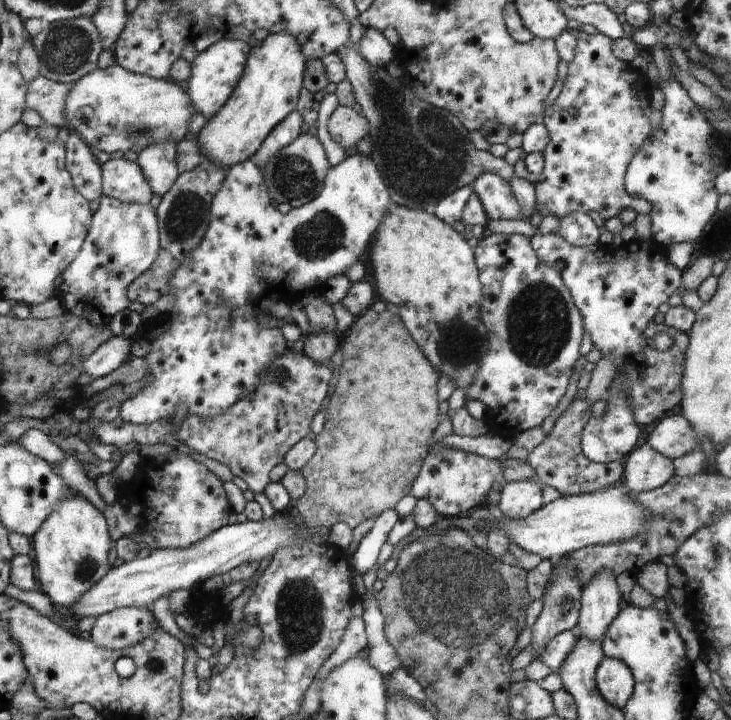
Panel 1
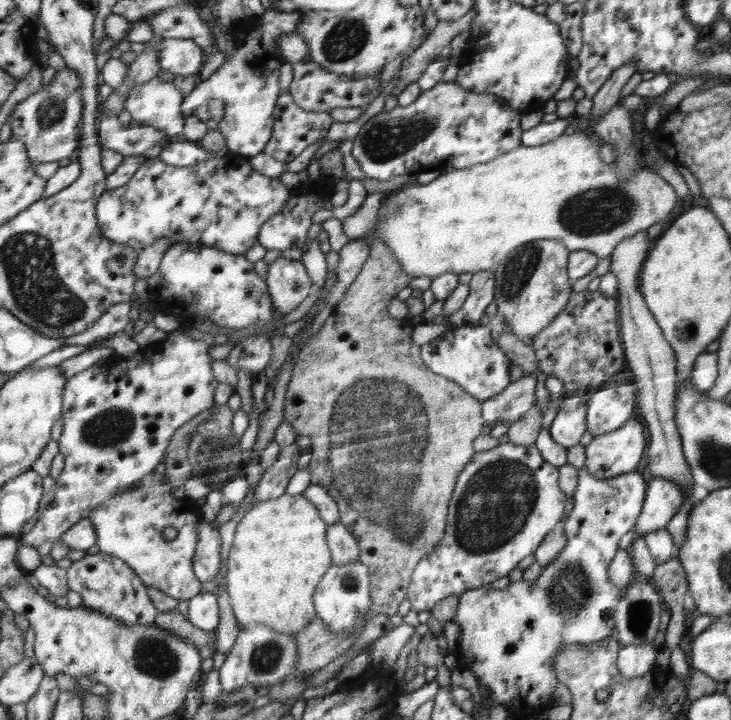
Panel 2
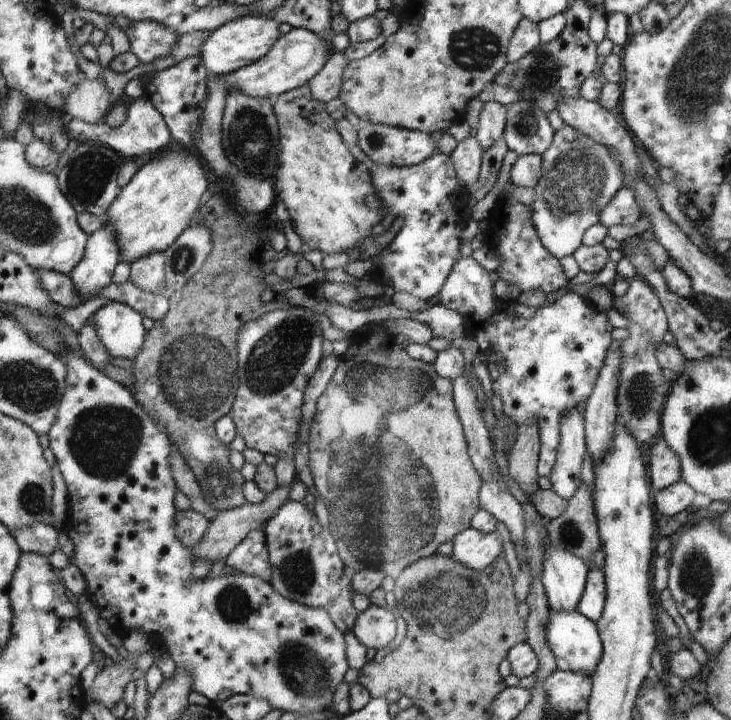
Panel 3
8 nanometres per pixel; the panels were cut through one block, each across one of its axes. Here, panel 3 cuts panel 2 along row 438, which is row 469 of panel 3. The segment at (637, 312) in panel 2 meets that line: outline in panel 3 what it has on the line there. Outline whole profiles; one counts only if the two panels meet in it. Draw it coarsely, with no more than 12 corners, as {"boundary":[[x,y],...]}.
{"boundary":[[658,437],[651,446],[652,488],[682,480],[679,455]]}

